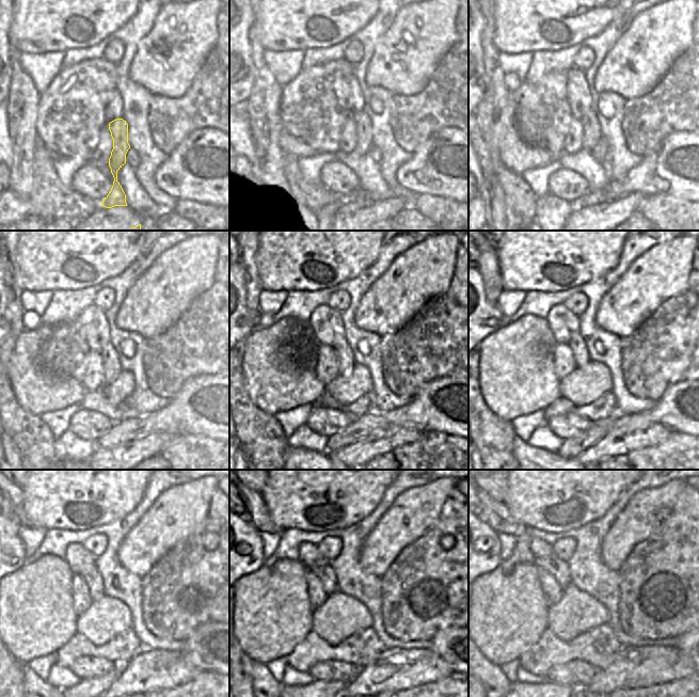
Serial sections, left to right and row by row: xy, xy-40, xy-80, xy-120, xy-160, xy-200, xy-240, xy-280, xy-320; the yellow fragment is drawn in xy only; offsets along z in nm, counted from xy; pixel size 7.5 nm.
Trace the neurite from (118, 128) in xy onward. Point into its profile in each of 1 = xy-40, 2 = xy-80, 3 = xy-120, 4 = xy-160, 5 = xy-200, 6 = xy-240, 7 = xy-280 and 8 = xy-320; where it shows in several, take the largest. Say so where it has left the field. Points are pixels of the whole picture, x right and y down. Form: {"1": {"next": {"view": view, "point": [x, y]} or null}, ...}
{"1": {"next": {"view": "xy-40", "point": [363, 124]}}, "2": {"next": {"view": "xy-80", "point": [591, 132]}}, "3": {"next": {"view": "xy-120", "point": [111, 366]}}, "4": {"next": {"view": "xy-160", "point": [346, 361]}}, "5": {"next": {"view": "xy-200", "point": [576, 344]}}, "6": {"next": {"view": "xy-240", "point": [92, 577]}}, "7": {"next": {"view": "xy-280", "point": [326, 574]}}, "8": {"next": {"view": "xy-320", "point": [557, 568]}}}

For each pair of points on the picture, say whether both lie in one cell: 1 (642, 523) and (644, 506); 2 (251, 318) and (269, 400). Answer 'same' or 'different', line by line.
1: same
2: different

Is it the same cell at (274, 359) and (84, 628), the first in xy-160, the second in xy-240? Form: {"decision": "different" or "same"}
{"decision": "different"}

